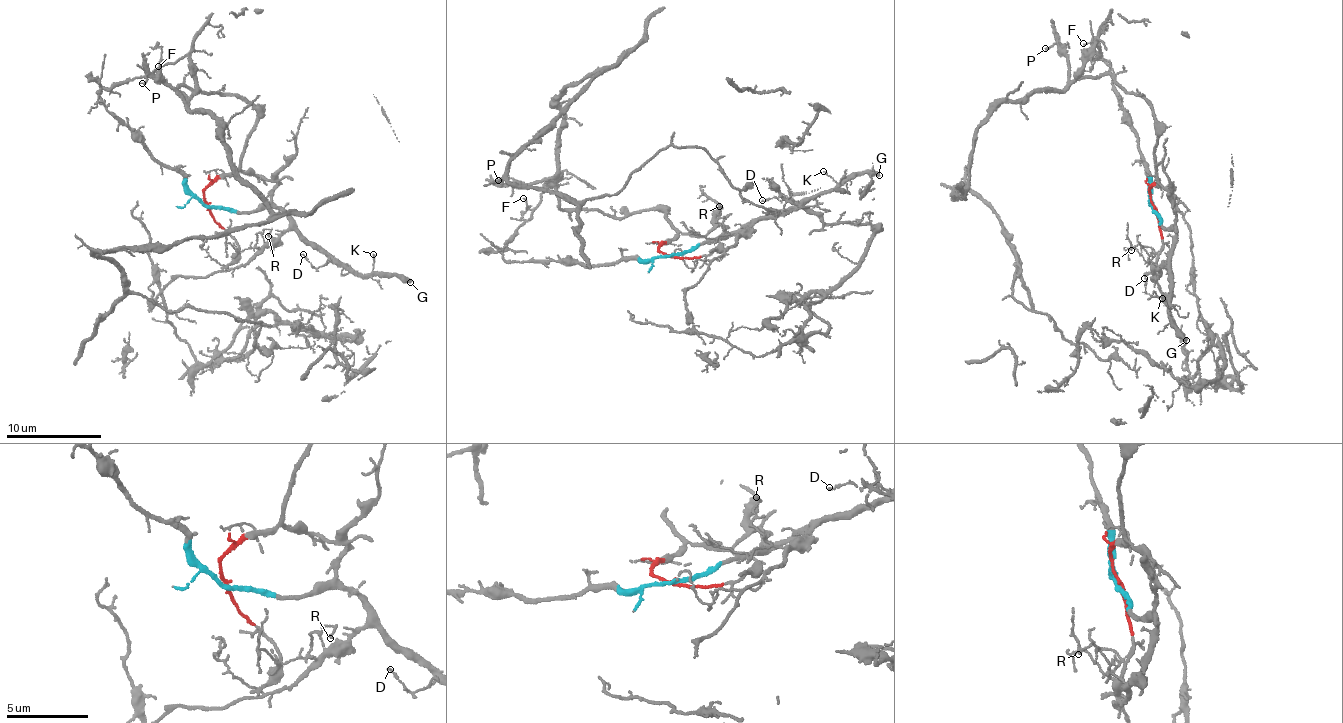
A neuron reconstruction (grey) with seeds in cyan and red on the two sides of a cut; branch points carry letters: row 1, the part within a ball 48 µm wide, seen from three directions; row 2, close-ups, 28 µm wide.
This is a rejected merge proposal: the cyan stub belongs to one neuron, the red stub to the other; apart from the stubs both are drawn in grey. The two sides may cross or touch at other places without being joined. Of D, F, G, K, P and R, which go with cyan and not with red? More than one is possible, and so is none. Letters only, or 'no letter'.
D, G, K, R

